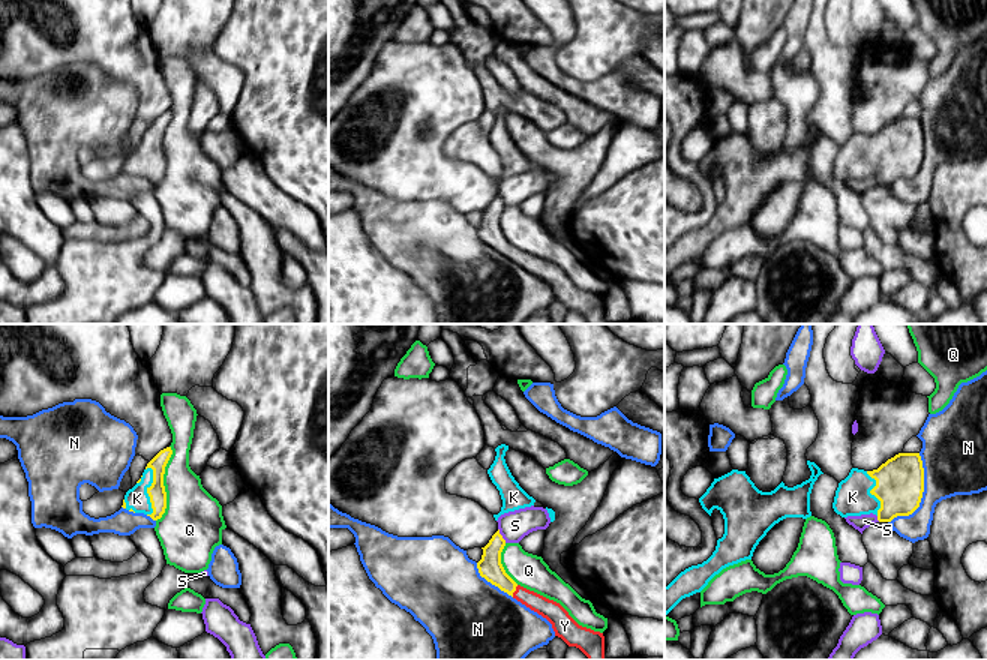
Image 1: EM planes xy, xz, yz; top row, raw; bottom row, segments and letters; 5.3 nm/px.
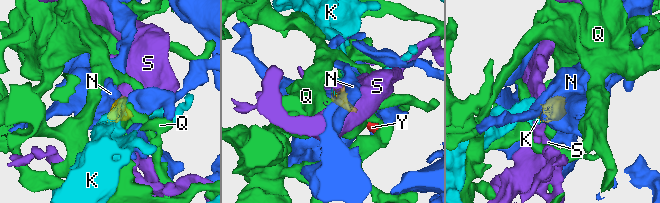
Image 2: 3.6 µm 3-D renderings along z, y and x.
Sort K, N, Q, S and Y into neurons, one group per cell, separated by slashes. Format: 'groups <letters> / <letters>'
groups K Y / N / Q / S

